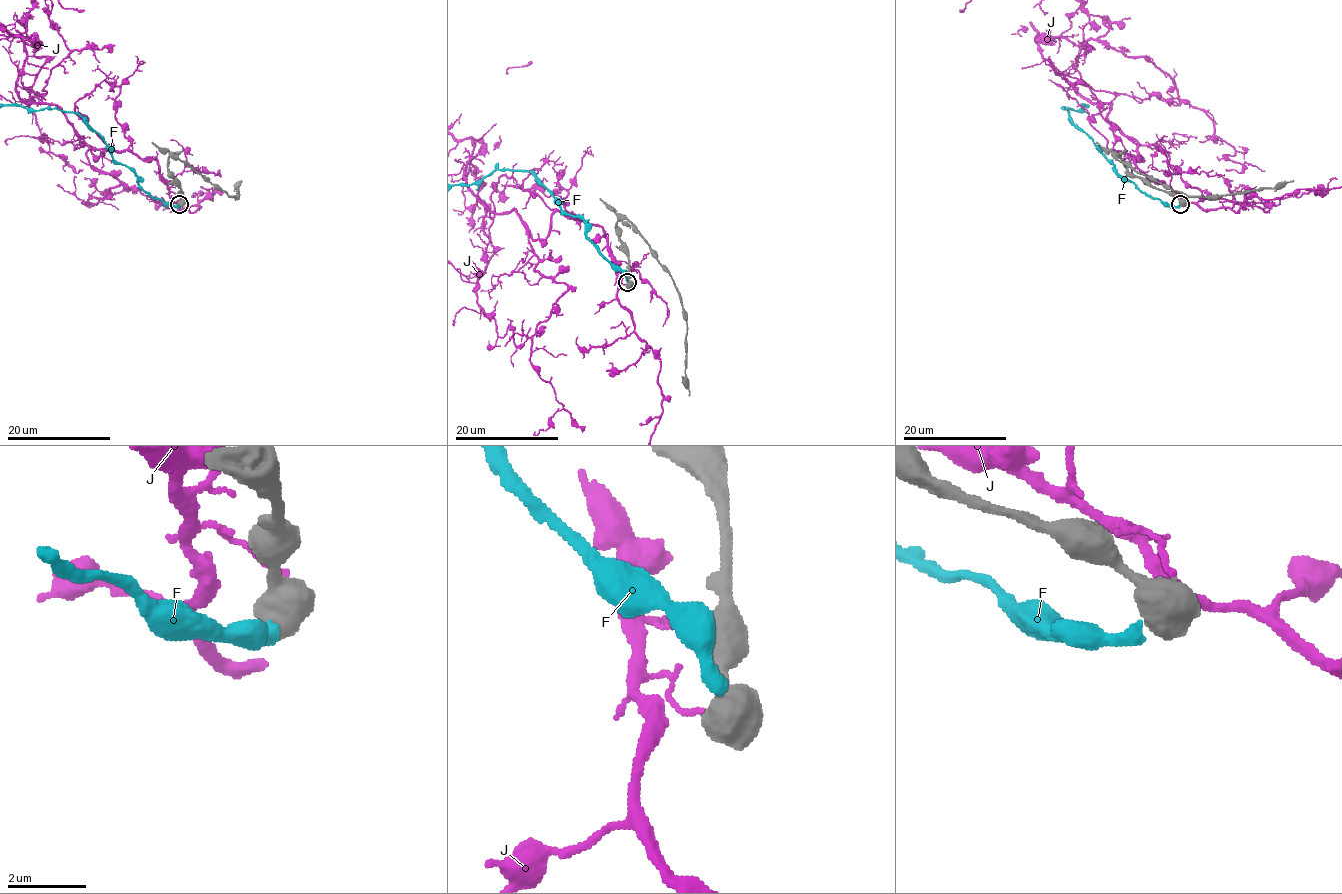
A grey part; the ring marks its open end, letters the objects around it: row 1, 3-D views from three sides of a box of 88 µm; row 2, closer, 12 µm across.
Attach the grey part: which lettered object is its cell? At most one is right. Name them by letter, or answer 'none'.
F

